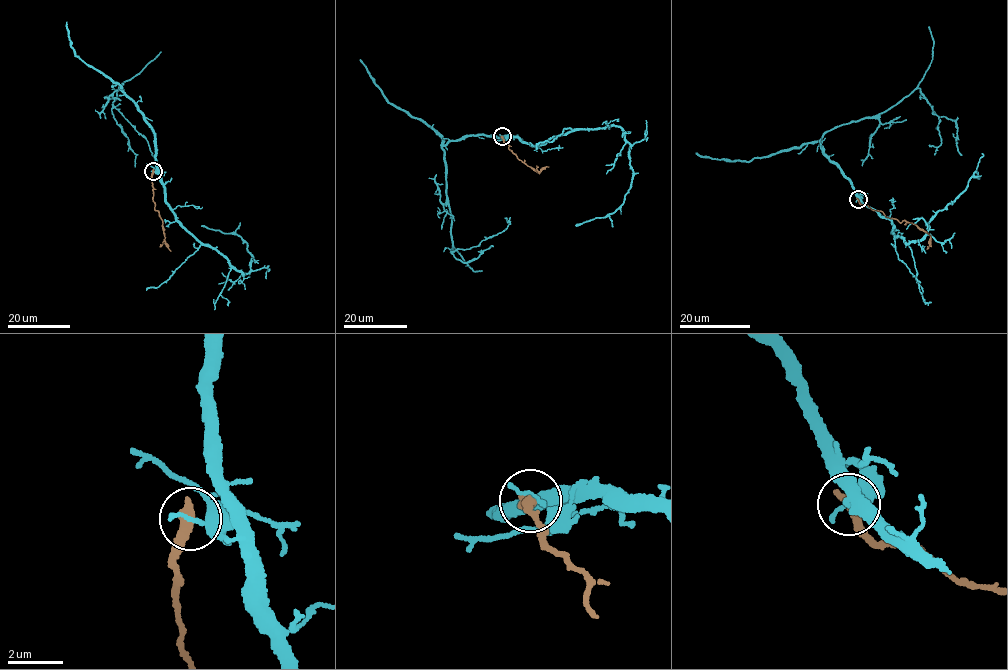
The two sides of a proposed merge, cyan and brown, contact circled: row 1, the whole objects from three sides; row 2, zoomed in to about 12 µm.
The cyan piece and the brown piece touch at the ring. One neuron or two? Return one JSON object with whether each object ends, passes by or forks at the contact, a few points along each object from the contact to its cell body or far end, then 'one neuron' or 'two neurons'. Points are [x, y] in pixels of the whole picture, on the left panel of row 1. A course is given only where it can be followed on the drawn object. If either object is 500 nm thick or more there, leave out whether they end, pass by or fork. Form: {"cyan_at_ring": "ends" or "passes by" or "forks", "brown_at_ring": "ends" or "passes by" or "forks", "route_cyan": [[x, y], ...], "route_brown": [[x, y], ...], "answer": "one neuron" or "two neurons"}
{"cyan_at_ring": "ends", "brown_at_ring": "ends", "route_cyan": [[153, 171], [154, 133], [121, 84], [113, 106], [146, 140], [154, 153]], "route_brown": [[153, 171], [154, 208], [162, 221], [165, 244], [171, 251]], "answer": "two neurons"}

